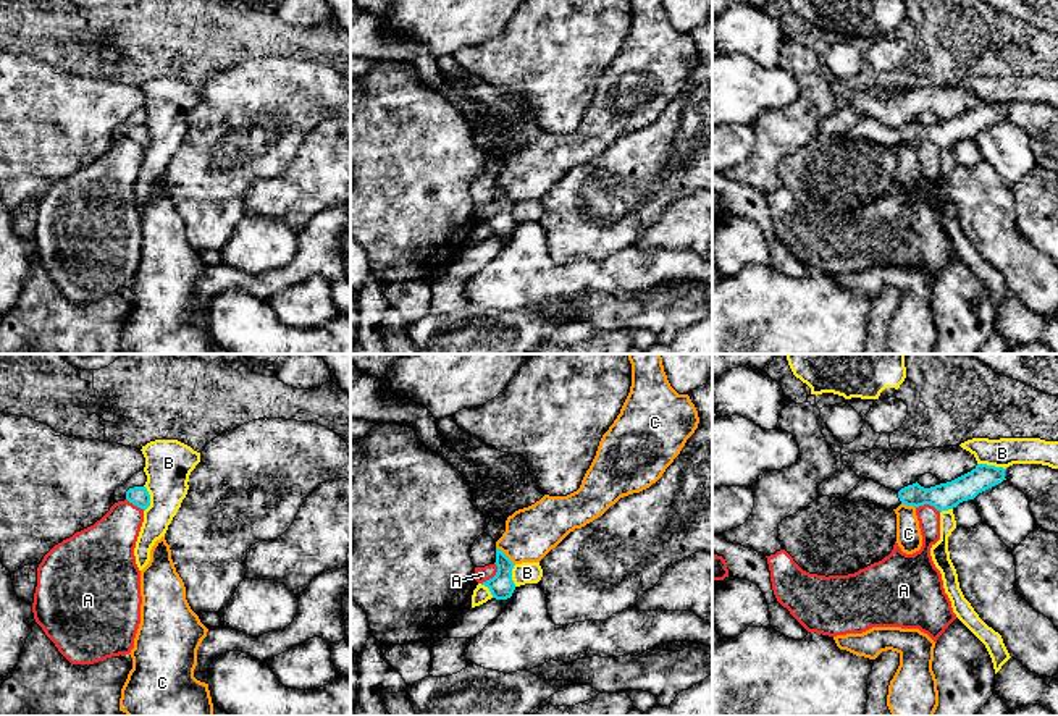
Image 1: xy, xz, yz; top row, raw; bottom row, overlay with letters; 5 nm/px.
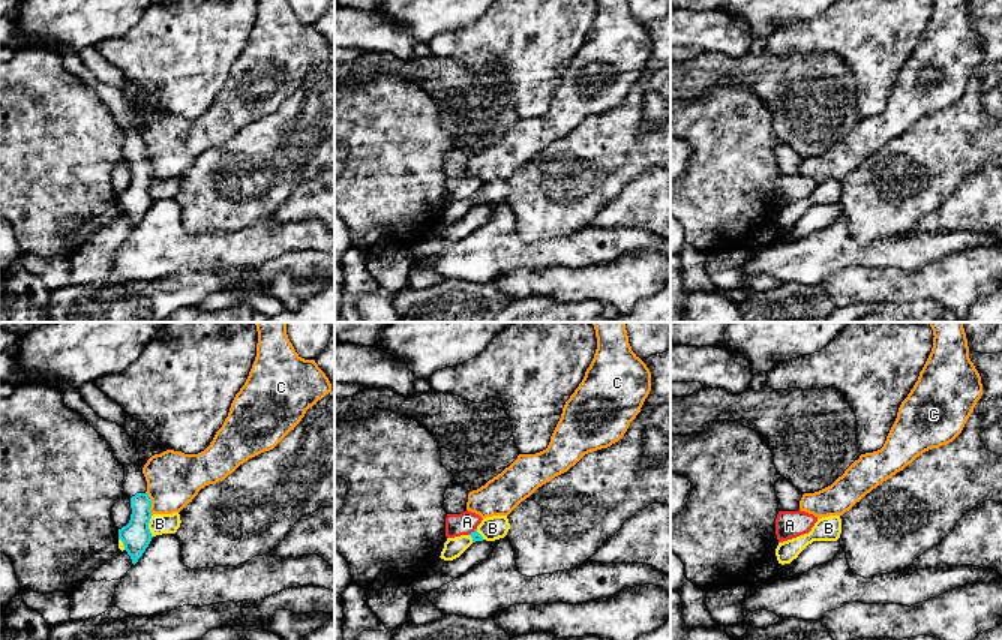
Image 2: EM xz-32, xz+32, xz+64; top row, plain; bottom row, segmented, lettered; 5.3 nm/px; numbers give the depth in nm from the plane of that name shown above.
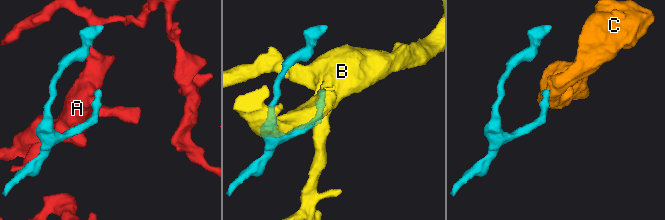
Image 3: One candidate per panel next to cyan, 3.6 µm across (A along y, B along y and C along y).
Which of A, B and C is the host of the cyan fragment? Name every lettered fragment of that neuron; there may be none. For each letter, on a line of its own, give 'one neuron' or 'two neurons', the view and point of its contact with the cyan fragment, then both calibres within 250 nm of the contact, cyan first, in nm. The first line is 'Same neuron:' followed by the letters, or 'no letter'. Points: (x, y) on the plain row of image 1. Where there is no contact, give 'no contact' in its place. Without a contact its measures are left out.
Same neuron: no letter
A: two neurons; contact xz (495, 214); calibres 120 and 80 nm
B: two neurons; contact yz (992, 104); calibres 130 and 140 nm
C: two neurons; contact xz (506, 194); calibres 120 and 260 nm

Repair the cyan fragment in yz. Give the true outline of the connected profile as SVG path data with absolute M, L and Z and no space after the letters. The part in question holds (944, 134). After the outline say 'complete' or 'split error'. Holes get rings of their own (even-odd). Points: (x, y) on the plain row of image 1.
M977 102L971 110L930 126L921 124L917 120L893 129L874 118L861 118L846 134L850 139L866 139L885 147L896 147L900 142L924 144L930 142L937 149L948 149L959 141L974 137L979 131L1001 121L1005 116L1003 105Z; split error

